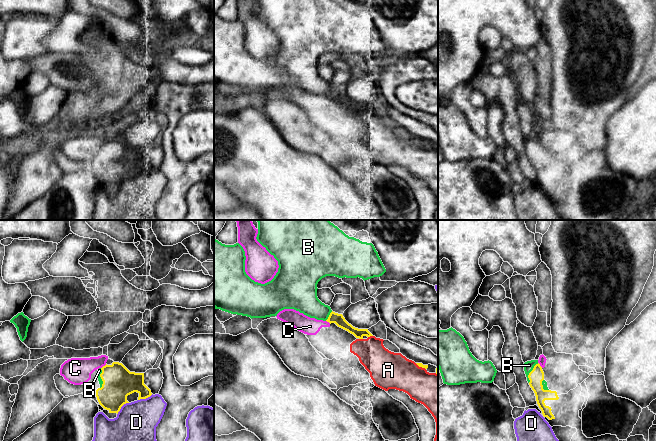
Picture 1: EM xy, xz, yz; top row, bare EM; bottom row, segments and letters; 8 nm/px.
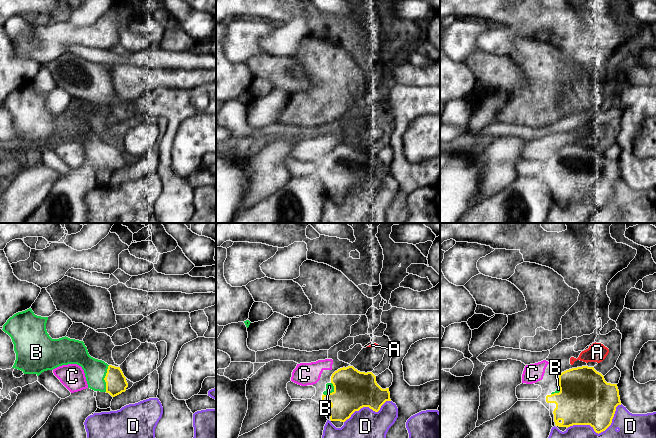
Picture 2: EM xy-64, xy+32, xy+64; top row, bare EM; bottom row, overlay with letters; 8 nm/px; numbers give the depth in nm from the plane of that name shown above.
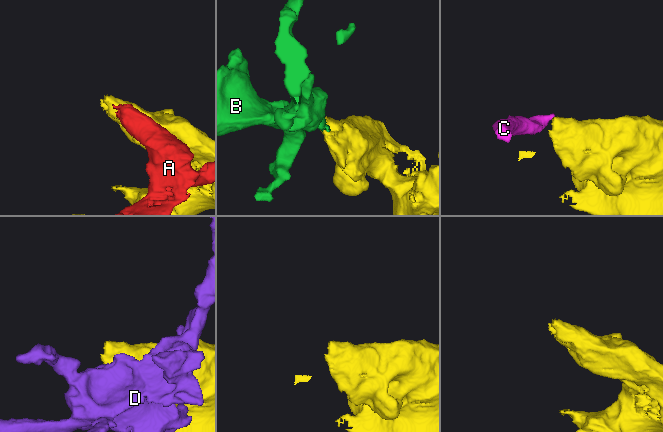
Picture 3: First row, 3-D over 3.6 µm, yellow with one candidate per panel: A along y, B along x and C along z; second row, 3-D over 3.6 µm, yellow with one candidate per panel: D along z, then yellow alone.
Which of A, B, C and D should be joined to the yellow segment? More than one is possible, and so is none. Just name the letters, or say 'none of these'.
B

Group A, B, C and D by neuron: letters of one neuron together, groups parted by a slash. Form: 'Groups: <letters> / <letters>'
Groups: A C / B / D

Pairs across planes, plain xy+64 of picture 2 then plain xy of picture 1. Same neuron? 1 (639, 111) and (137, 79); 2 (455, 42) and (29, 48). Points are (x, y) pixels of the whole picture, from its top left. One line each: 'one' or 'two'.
1: two
2: one

